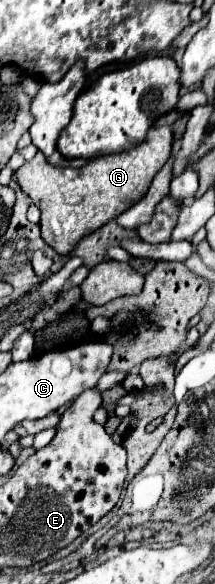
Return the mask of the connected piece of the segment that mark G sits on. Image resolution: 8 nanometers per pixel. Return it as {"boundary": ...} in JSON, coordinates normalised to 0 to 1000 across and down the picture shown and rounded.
{"boundary":[[[781,216],[707,219],[679,240],[595,260],[549,260],[419,274],[381,288],[260,288],[233,284],[195,260],[74,291],[93,322],[195,360],[195,408],[279,438],[326,438],[363,414],[474,390],[623,346],[660,342],[716,298],[781,277],[800,264],[800,223]]]}

